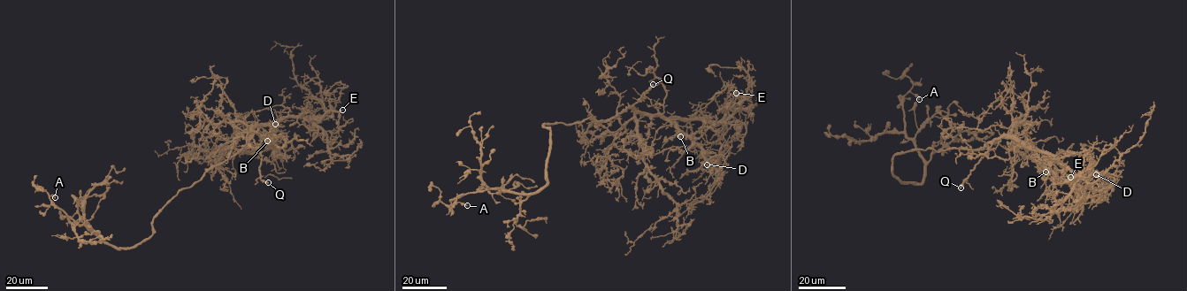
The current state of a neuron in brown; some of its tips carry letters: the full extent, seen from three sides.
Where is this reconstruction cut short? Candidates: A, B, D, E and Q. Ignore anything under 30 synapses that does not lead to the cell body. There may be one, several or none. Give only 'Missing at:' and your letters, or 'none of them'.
Missing at: E, Q

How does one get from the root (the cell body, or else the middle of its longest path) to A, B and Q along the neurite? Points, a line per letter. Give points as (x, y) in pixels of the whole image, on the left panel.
A: (204, 172), (159, 209), (152, 235), (130, 248), (109, 245), (49, 197), (55, 197)
B: (204, 172), (239, 152), (254, 128), (269, 124), (271, 134), (267, 141)
Q: (204, 172), (234, 156), (251, 138), (261, 158), (260, 179), (268, 182)

